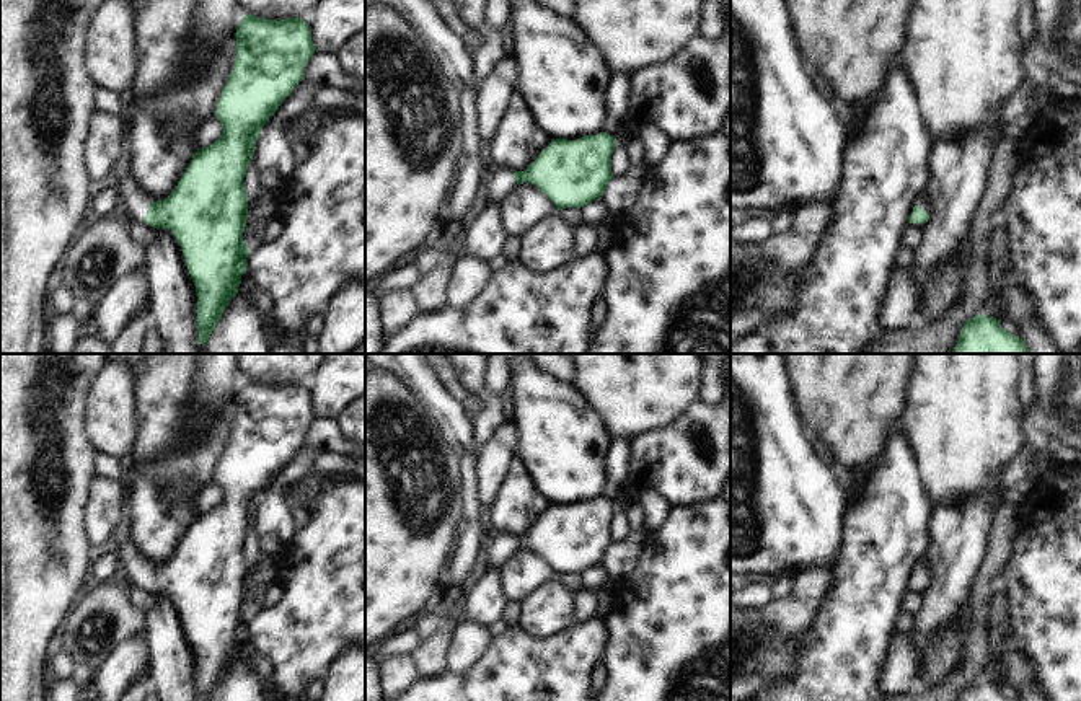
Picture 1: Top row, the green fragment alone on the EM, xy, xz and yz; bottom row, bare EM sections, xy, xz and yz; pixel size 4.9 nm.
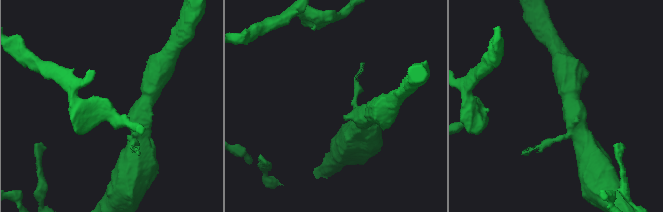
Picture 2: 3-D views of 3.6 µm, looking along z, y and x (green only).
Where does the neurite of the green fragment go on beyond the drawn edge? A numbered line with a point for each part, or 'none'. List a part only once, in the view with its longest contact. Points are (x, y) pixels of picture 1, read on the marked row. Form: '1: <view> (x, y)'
1: xy (136, 199)

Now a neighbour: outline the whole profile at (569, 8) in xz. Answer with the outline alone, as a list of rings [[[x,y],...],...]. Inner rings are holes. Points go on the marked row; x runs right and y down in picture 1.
[[[540,0],[546,8],[567,16],[576,18],[579,13],[579,0]]]

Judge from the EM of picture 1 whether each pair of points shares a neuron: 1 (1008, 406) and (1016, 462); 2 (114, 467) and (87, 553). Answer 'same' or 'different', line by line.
1: different
2: different

